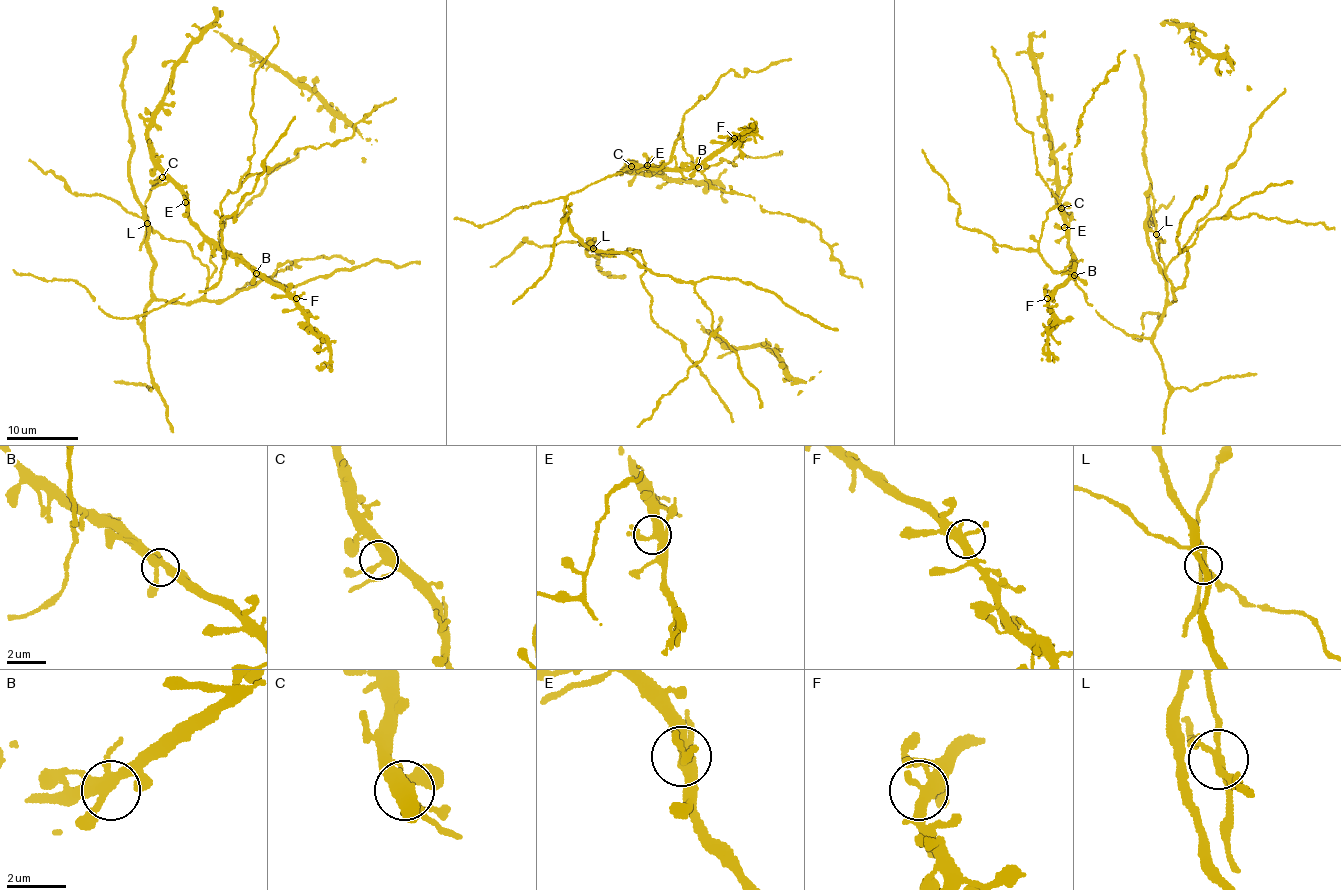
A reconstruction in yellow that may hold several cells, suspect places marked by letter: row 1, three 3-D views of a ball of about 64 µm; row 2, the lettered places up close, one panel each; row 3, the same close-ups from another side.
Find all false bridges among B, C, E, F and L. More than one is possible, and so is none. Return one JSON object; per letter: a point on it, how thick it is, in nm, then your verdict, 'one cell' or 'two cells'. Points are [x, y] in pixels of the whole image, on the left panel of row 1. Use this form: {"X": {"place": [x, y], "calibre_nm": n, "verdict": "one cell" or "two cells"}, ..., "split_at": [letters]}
{"B": {"place": [256, 273], "calibre_nm": 360, "verdict": "one cell"}, "C": {"place": [162, 177], "calibre_nm": 360, "verdict": "one cell"}, "E": {"place": [185, 202], "calibre_nm": 360, "verdict": "one cell"}, "F": {"place": [296, 298], "calibre_nm": 320, "verdict": "one cell"}, "L": {"place": [147, 223], "calibre_nm": 220, "verdict": "two cells"}, "split_at": ["L"]}

